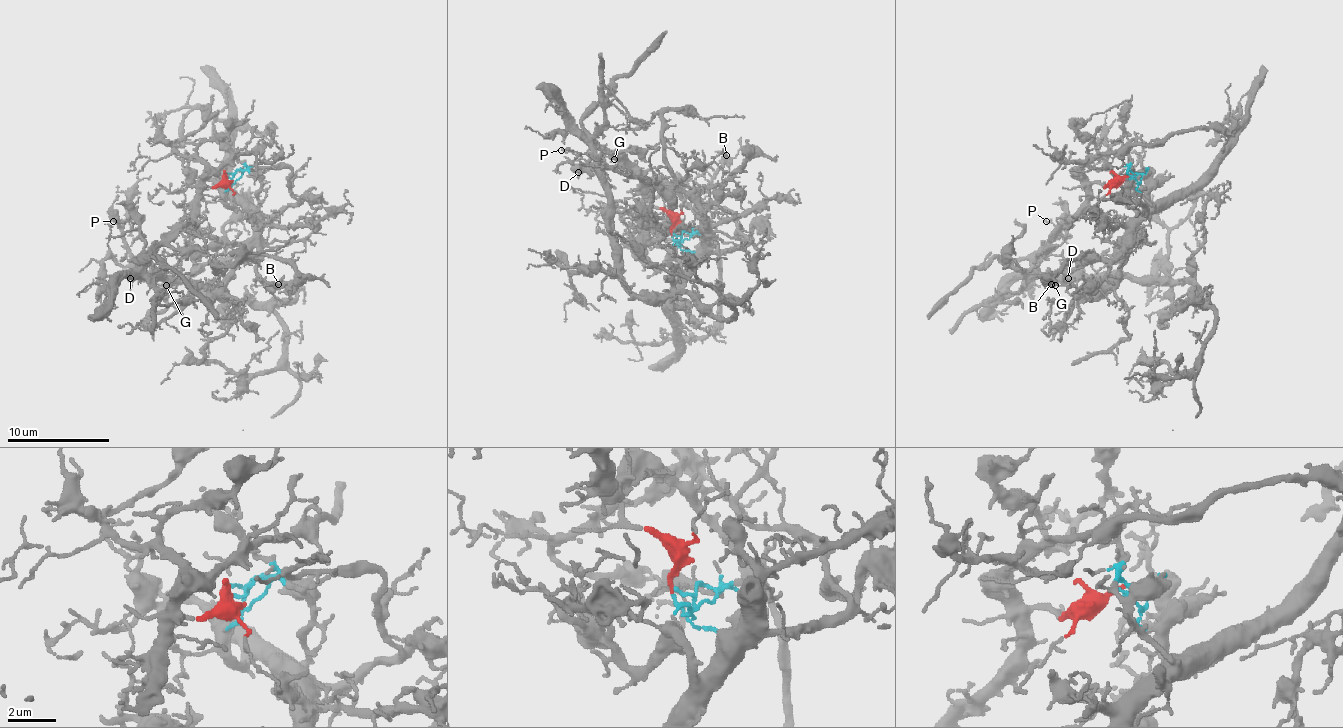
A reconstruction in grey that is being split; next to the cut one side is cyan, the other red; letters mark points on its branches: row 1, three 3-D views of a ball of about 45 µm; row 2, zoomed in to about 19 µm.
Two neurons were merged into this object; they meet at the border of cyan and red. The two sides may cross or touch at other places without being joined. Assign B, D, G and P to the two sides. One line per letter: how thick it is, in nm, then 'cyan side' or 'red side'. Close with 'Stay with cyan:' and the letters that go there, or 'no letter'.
B: 90 nm | cyan side
D: 120 nm | red side
G: 140 nm | red side
P: 90 nm | red side
Stay with cyan: B

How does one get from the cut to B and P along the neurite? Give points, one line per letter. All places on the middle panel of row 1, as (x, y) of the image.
B: (671, 234), (704, 231), (707, 252), (704, 213), (717, 200), (722, 172), (714, 159), (727, 154)
P: (671, 234), (673, 221), (627, 167), (594, 147), (586, 159), (561, 149)

